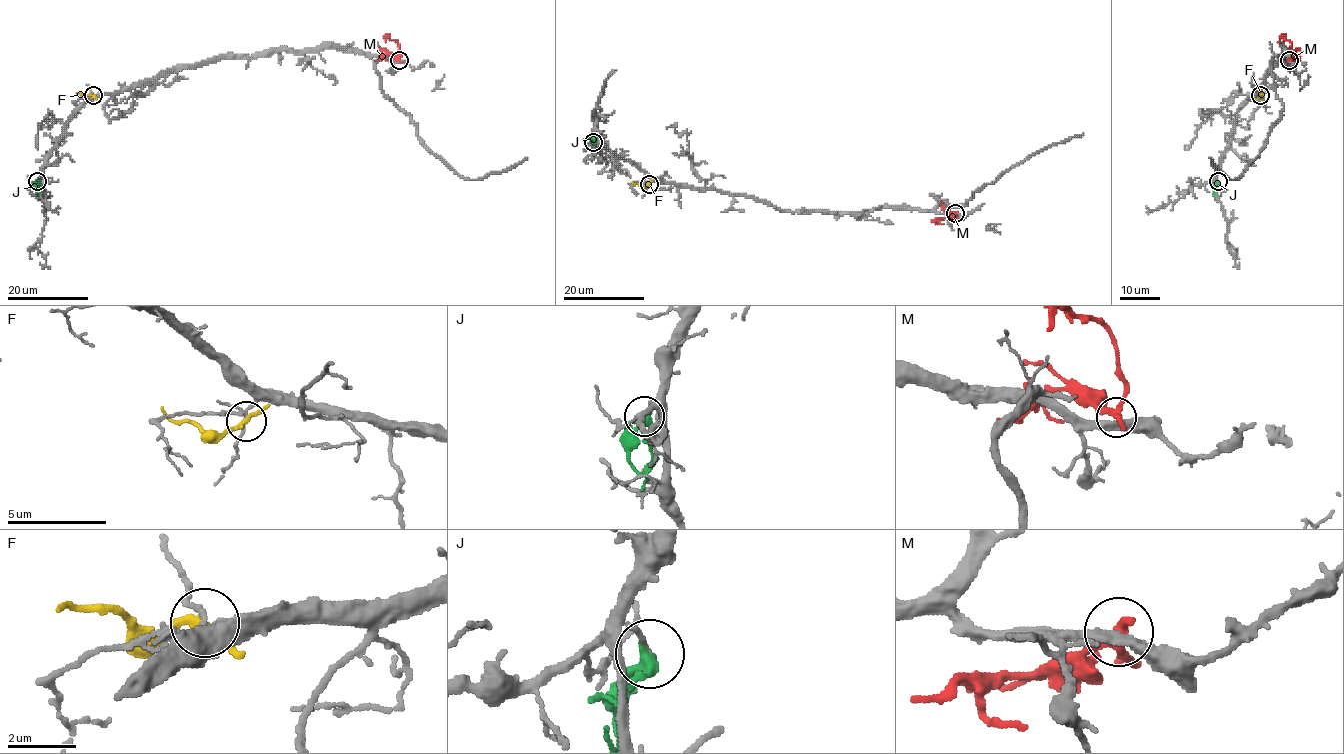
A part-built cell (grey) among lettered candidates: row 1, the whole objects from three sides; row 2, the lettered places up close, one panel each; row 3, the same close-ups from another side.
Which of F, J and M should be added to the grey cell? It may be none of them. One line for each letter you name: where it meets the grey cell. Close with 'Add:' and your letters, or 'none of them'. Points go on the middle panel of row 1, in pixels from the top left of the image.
Add: none of them

